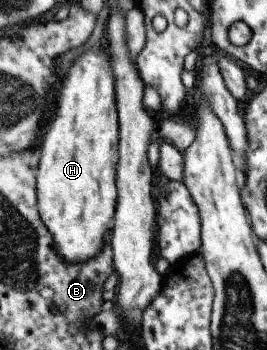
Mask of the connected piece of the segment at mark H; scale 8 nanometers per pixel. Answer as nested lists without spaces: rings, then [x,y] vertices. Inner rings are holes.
[[[85,51],[72,61],[71,67],[57,85],[57,113],[43,139],[43,155],[37,167],[38,206],[42,220],[53,234],[59,257],[74,264],[97,257],[112,239],[111,221],[118,207],[118,163],[120,158],[120,125],[117,115],[117,82],[109,55]]]

